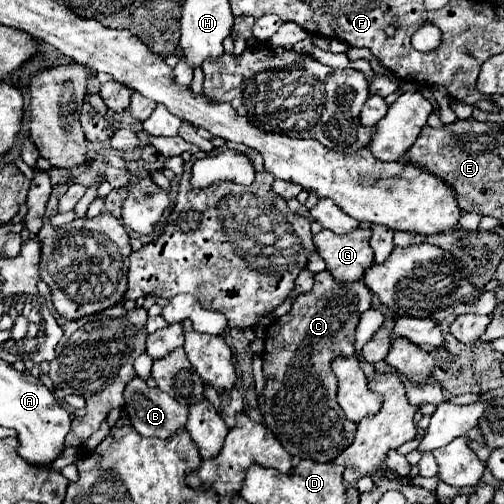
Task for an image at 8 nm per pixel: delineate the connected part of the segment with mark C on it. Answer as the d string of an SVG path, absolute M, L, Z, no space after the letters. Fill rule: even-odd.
M331 271L315 273L315 283L309 293L303 293L291 305L291 311L279 317L265 329L265 349L261 353L263 359L263 377L265 389L259 395L259 411L267 429L281 441L281 445L299 459L311 459L329 463L333 461L349 443L353 441L357 425L343 417L341 407L337 405L337 381L331 373L331 361L337 355L351 357L355 353L355 327L359 315L373 305L371 291L363 281L359 283L337 283L333 281Z

